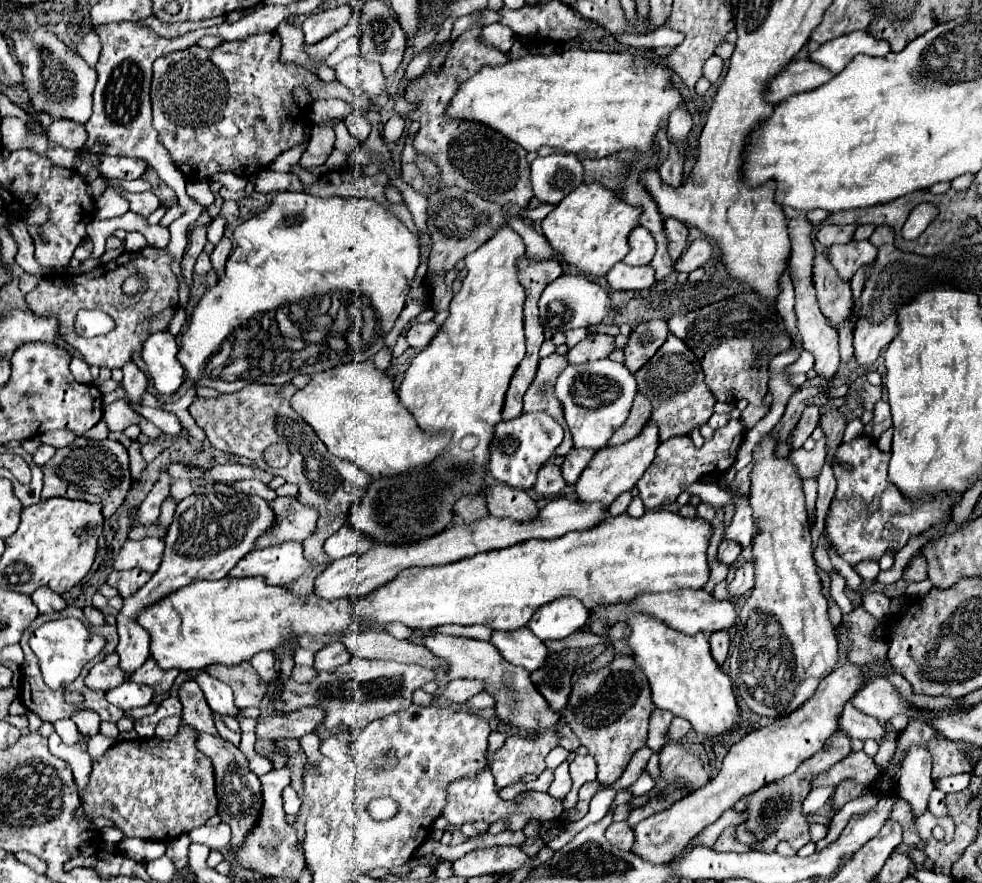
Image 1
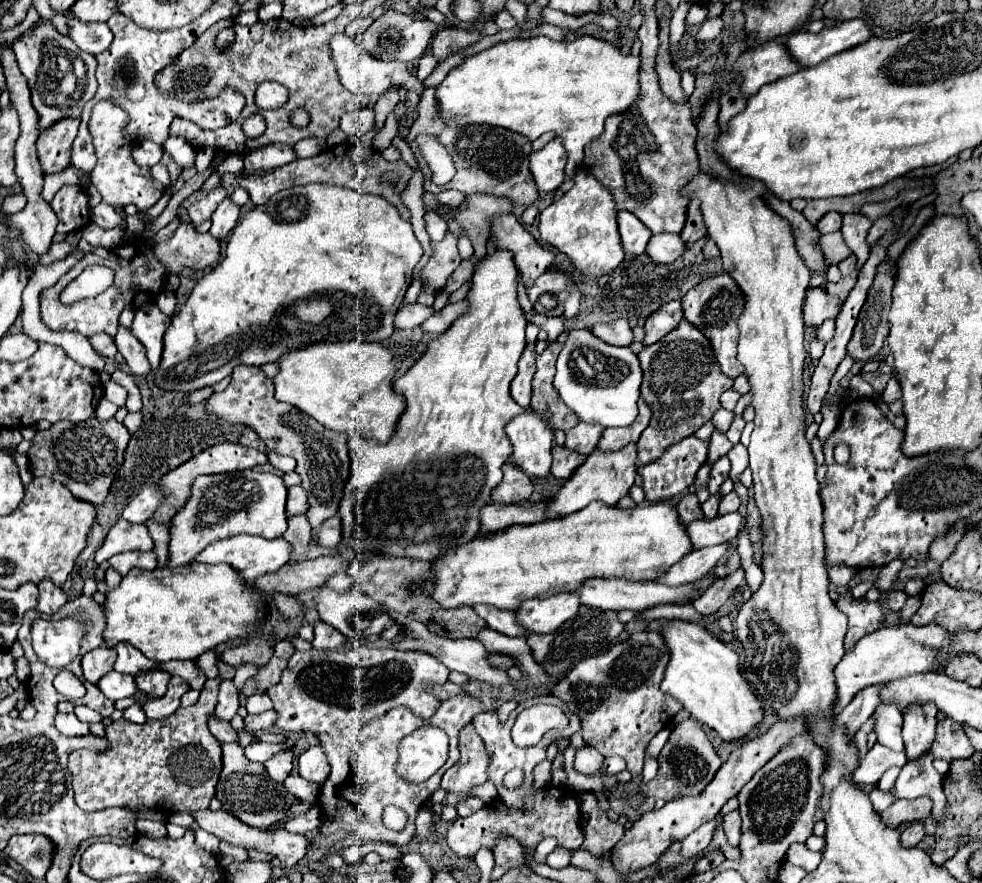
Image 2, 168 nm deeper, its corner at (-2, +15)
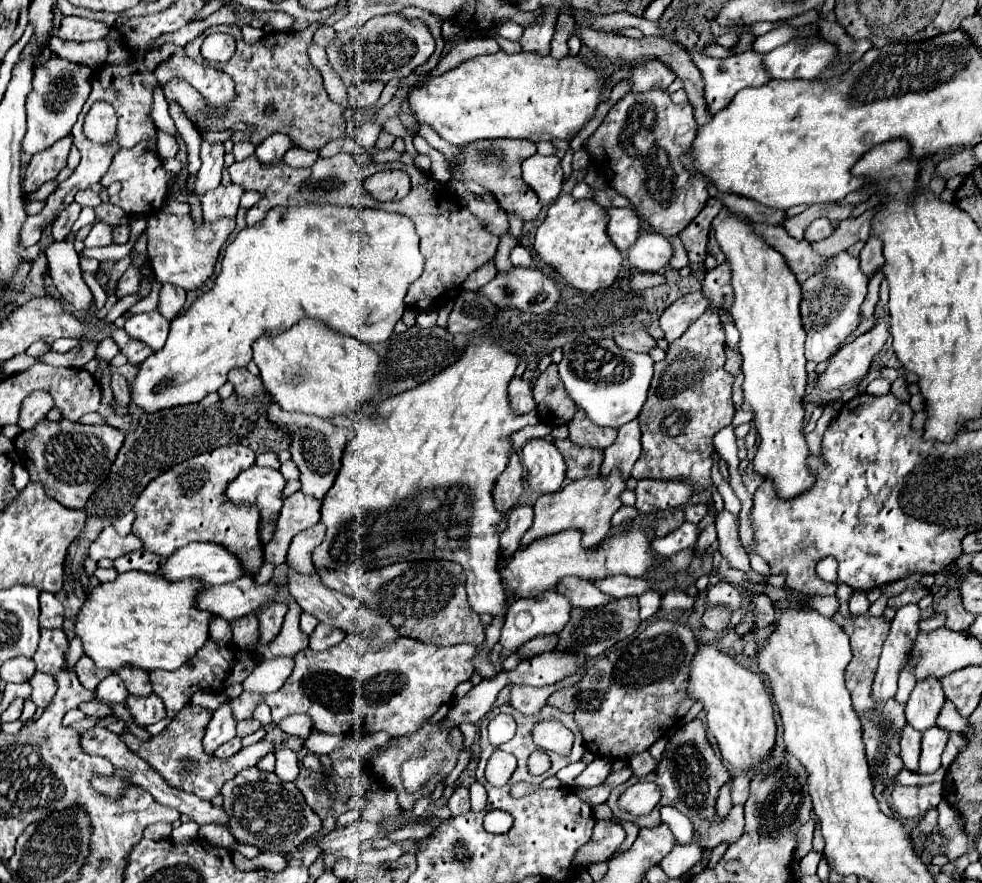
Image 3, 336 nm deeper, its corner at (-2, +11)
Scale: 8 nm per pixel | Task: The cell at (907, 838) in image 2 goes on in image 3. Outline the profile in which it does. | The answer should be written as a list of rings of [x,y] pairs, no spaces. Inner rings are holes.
[[[930,809],[922,819],[920,819],[920,823],[918,823],[918,829],[920,829],[920,833],[924,833],[924,835],[930,835],[932,833],[932,829],[936,827],[936,809]]]

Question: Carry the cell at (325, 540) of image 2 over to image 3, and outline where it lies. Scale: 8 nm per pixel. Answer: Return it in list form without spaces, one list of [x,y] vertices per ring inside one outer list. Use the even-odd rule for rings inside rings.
[[[318,523],[302,533],[298,533],[294,539],[292,539],[292,545],[290,545],[290,567],[300,571],[302,574],[311,574],[316,569],[312,563],[311,555],[313,550],[320,545],[320,541],[324,541],[324,523]]]

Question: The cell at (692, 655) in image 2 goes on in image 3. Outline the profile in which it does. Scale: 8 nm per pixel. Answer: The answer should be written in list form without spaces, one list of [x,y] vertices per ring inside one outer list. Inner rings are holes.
[[[698,643],[696,657],[688,669],[688,697],[704,705],[708,729],[718,741],[722,757],[736,769],[758,767],[770,755],[776,737],[772,697],[764,687],[764,677],[736,663],[714,643]]]

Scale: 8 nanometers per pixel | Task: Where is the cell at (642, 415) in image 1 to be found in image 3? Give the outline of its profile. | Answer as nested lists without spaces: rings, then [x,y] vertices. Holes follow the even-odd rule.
[[[638,419],[630,421],[626,427],[620,427],[618,439],[608,449],[604,449],[604,463],[600,467],[600,473],[608,475],[618,467],[624,477],[630,477],[632,465],[640,455],[640,435],[642,431]]]

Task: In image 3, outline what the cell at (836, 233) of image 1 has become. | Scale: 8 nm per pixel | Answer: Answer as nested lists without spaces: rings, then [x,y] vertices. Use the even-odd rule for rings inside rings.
[[[816,219],[816,221],[812,221],[810,227],[806,229],[806,235],[804,235],[804,237],[806,237],[808,241],[822,241],[822,239],[830,237],[832,231],[834,231],[834,227],[832,227],[832,223],[830,223],[828,219]]]

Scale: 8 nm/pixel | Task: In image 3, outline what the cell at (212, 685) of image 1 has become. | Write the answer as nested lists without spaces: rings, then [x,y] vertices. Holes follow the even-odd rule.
[[[226,701],[214,711],[214,717],[206,727],[206,735],[204,735],[206,753],[212,755],[218,745],[222,745],[232,737],[236,737],[236,719],[232,717],[230,701]]]

